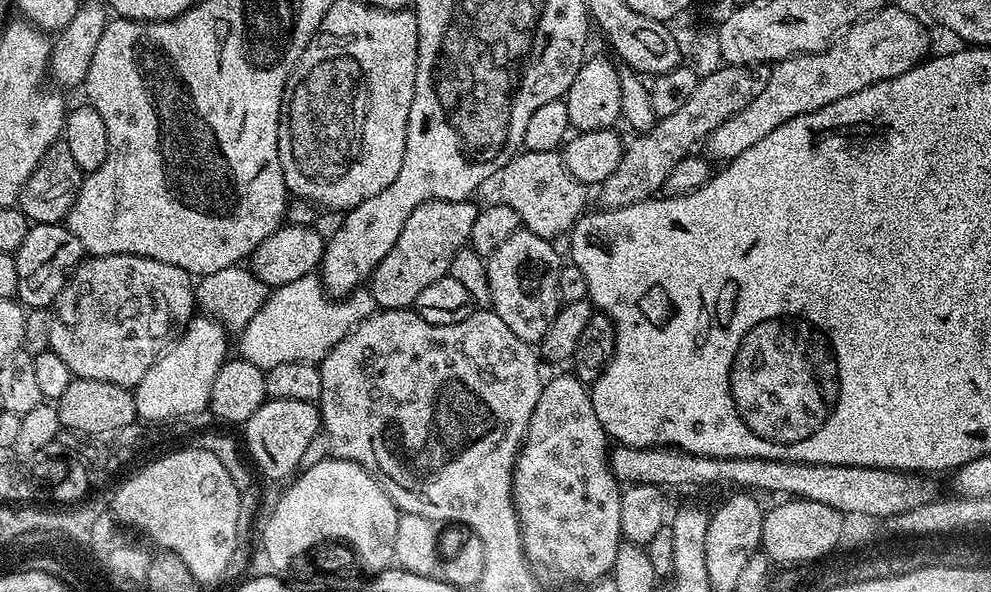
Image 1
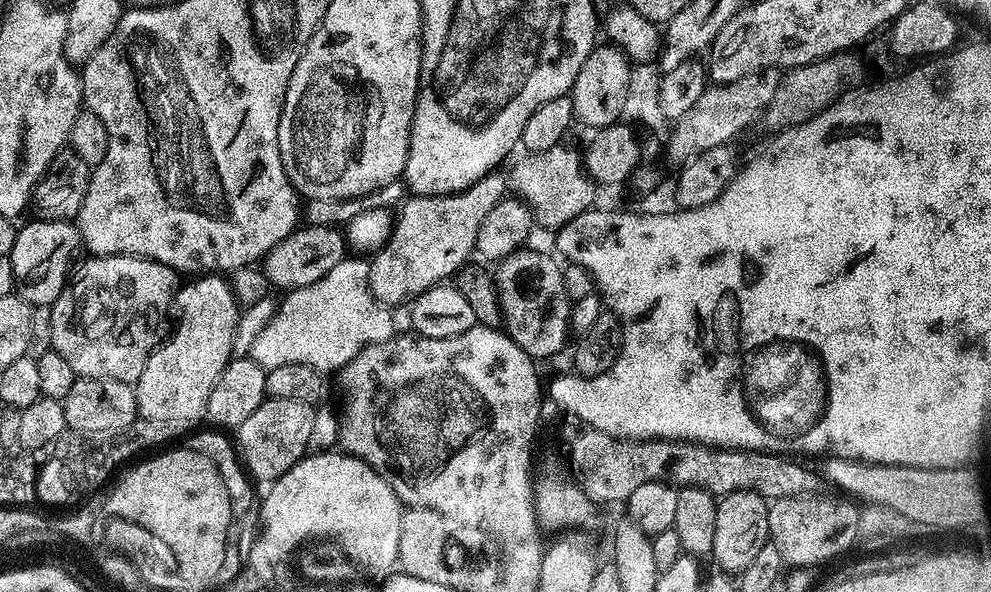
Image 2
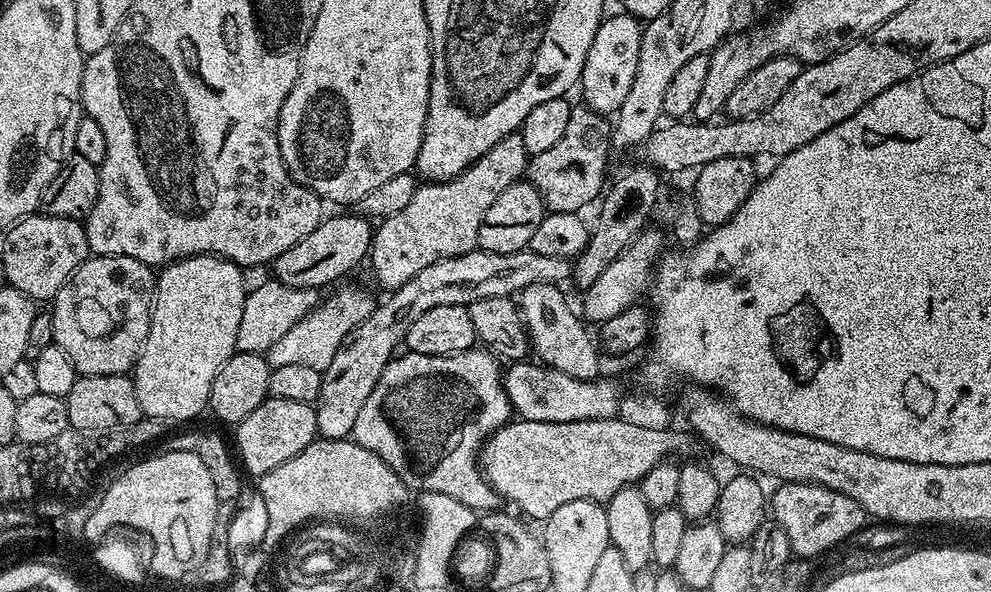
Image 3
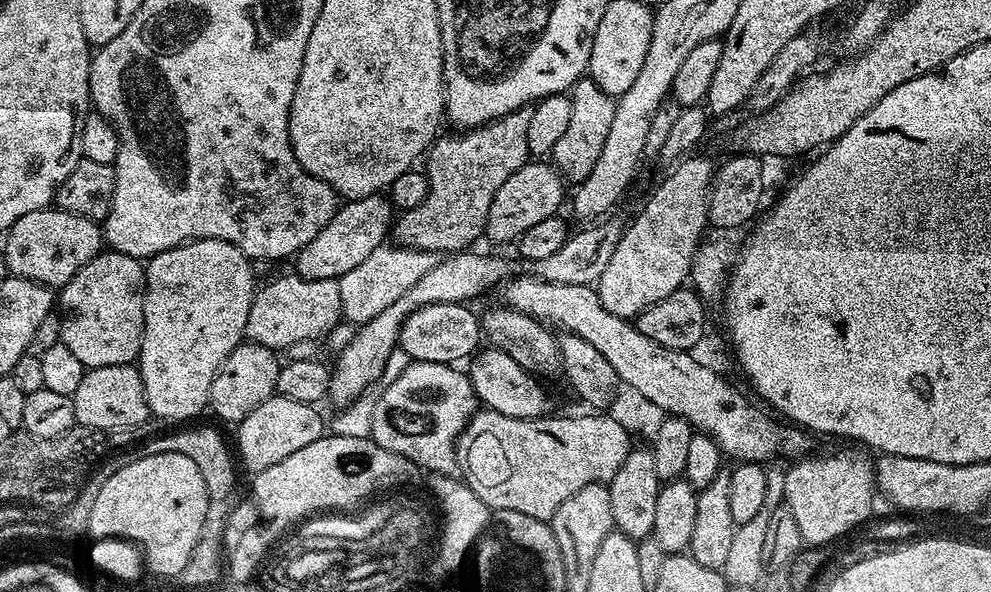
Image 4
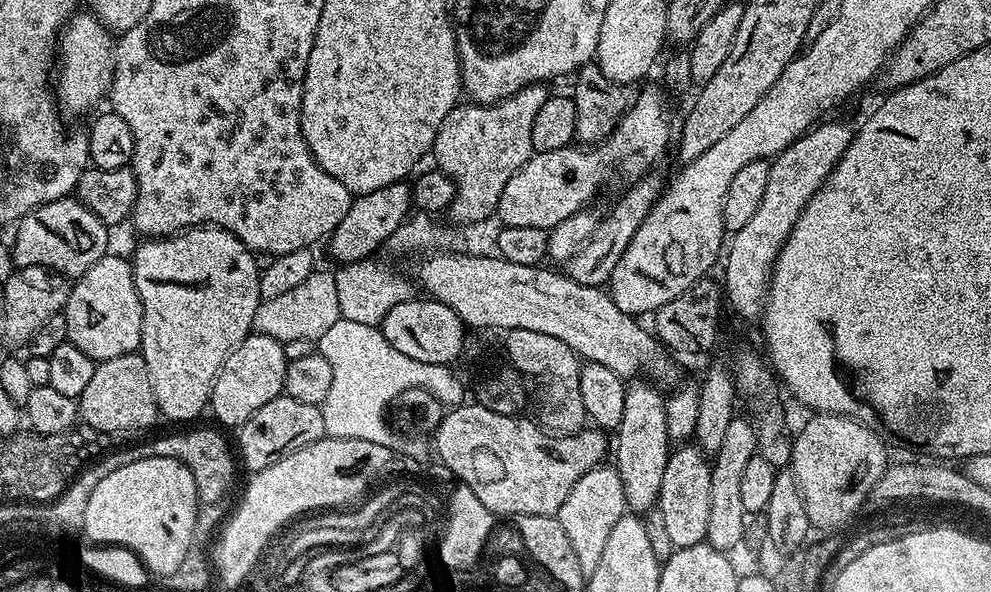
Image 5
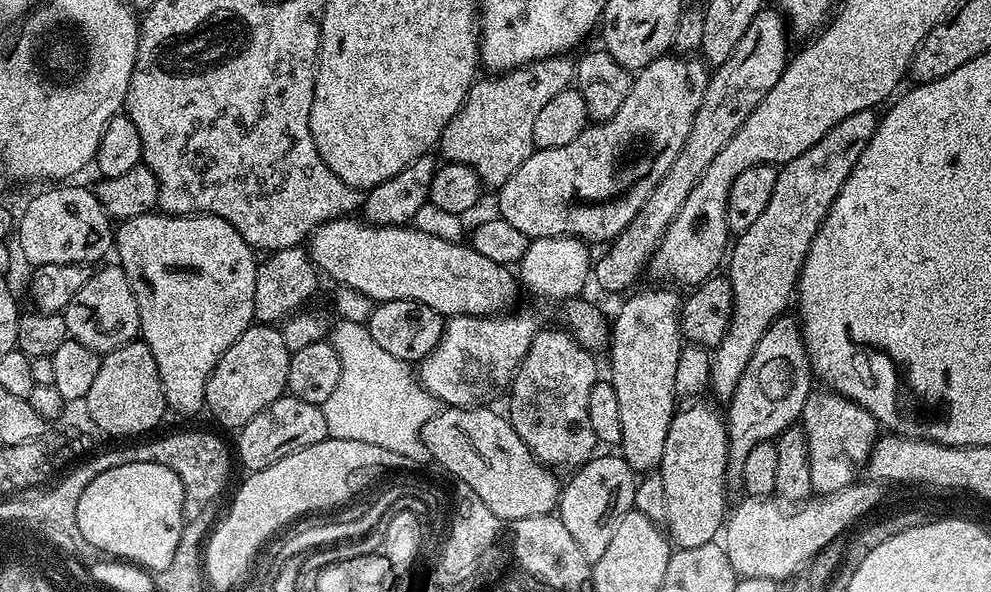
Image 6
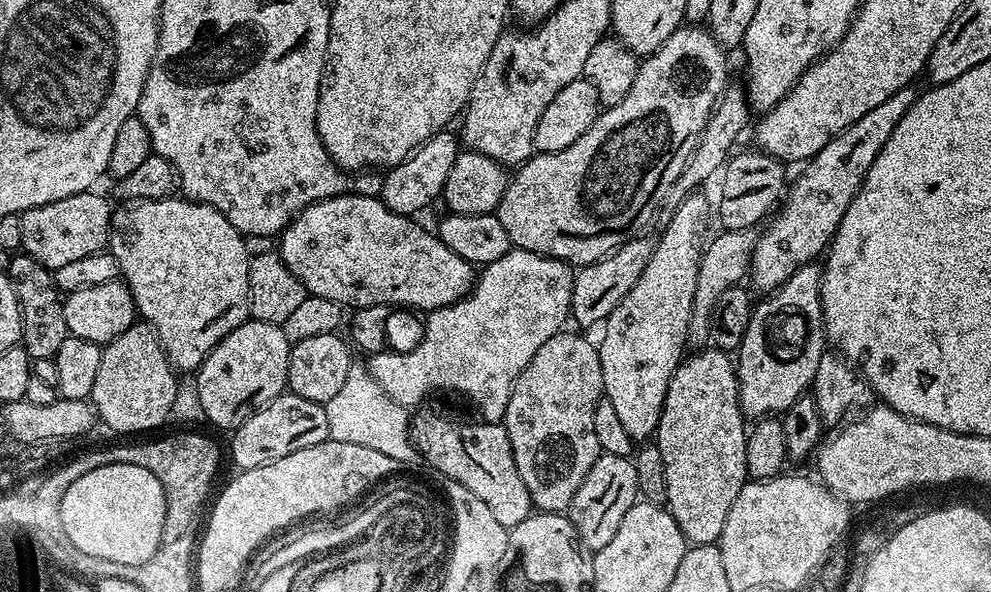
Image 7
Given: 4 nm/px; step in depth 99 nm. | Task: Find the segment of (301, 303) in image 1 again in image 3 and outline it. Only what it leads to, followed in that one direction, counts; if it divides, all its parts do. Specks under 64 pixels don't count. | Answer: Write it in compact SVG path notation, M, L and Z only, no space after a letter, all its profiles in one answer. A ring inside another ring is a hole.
M344 288L328 299L325 297L313 311L300 319L286 332L285 336L270 347L266 353L269 367L273 369L297 363L302 366L311 366L314 370L323 373L344 344L345 338L369 317L373 307L374 300L356 288Z

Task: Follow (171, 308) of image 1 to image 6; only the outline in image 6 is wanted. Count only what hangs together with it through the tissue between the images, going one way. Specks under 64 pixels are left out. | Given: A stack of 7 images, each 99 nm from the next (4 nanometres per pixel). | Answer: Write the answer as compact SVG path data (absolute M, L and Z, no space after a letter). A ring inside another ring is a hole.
M118 266L99 268L95 269L97 272L93 271L89 275L86 286L82 286L82 290L78 290L78 294L74 294L74 298L68 303L68 307L64 309L62 315L71 339L82 342L82 346L90 346L90 350L103 354L112 352L118 346L137 339L140 336L140 319L138 318L138 302L134 298L134 290L124 271Z

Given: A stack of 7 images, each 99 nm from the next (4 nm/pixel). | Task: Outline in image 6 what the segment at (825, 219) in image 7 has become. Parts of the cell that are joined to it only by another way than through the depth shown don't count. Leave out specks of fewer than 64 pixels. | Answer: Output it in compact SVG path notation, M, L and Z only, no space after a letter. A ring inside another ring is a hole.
M871 108L858 110L858 114L850 114L830 130L806 154L798 154L790 162L779 165L776 181L774 182L774 194L770 194L770 202L766 202L766 210L762 210L762 215L750 226L750 230L739 233L735 237L730 248L730 255L726 260L726 275L732 293L734 294L734 306L732 307L732 317L730 326L726 330L726 338L711 353L712 358L712 379L710 381L710 392L717 401L727 402L731 400L734 390L738 386L738 378L742 378L742 373L746 371L747 364L750 363L750 354L754 354L754 346L758 346L758 338L766 334L768 327L776 321L779 316L785 315L788 299L793 299L798 288L800 271L804 265L804 259L808 256L810 242L814 242L814 234L822 226L834 198L838 198L838 190L846 182L846 178L854 170L858 158L862 158L862 150L870 142L870 138L876 129L878 116Z

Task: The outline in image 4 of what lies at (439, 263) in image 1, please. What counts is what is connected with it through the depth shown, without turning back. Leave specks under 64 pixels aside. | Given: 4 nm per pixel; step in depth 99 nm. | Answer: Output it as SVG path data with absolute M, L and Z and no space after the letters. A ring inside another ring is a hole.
M531 107L519 108L481 128L456 134L460 136L441 135L433 140L426 153L428 193L422 206L414 206L414 210L403 213L395 221L395 243L439 254L471 249L475 241L485 235L490 202L494 202L494 194L498 194L502 182L529 163L526 129L531 113Z

